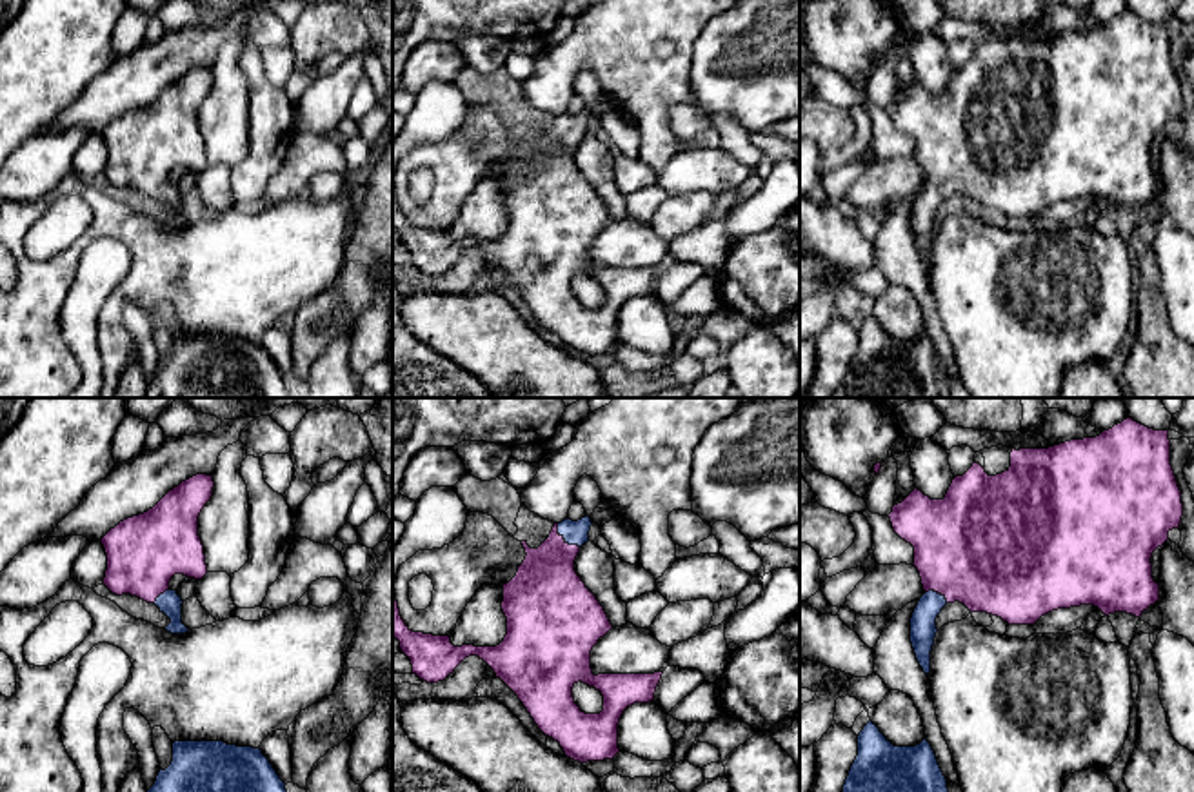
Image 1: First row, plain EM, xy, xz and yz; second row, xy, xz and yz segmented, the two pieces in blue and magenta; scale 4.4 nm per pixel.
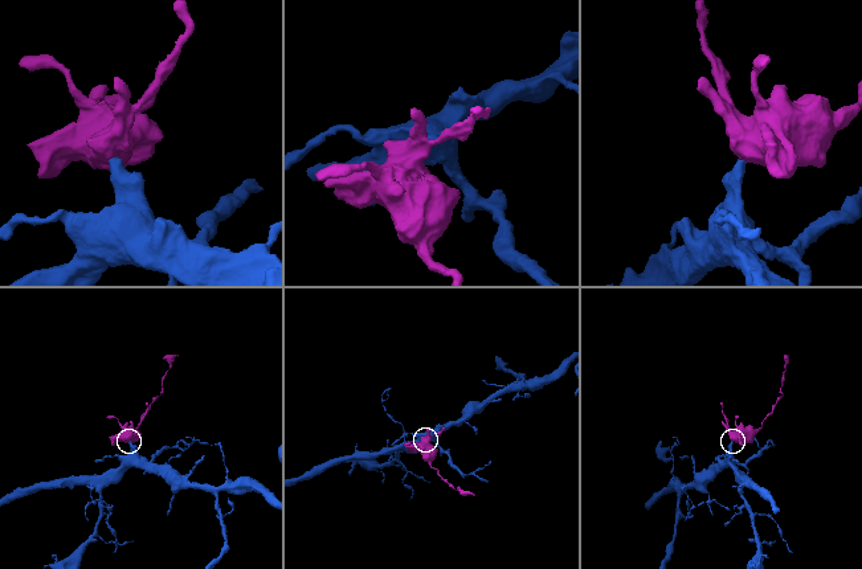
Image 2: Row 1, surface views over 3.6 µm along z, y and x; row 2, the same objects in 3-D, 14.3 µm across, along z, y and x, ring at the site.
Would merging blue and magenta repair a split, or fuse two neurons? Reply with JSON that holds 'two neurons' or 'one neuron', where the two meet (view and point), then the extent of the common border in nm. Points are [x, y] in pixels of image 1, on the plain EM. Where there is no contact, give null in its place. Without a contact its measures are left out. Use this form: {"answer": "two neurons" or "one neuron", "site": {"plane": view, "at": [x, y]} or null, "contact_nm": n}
{"answer": "one neuron", "site": {"plane": "xz", "at": [564, 131]}, "contact_nm": 150}

